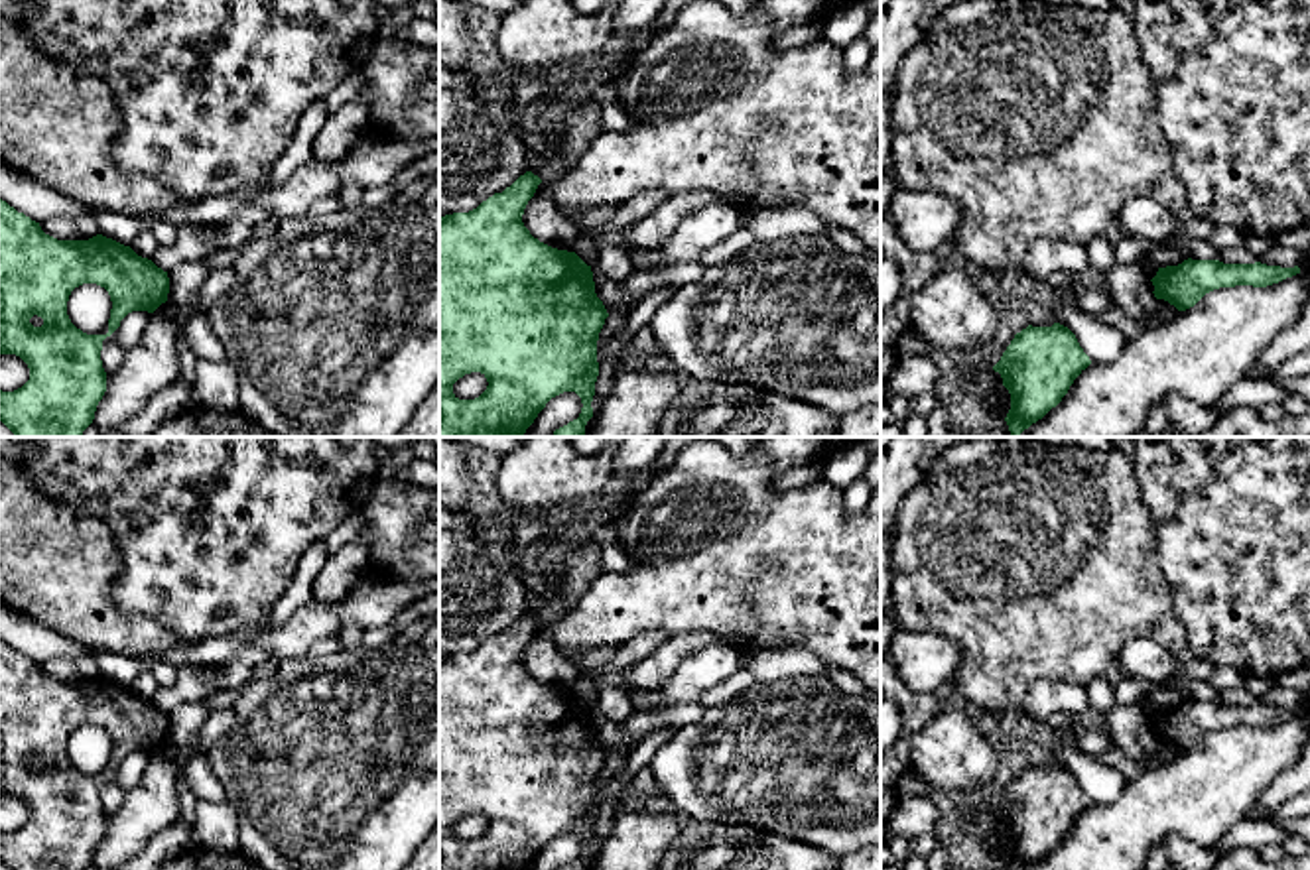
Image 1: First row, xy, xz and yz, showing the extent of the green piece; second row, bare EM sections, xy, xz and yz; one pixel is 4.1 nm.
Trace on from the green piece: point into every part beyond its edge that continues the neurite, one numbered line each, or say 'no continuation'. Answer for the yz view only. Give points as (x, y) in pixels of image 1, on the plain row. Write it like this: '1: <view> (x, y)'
no continuation

